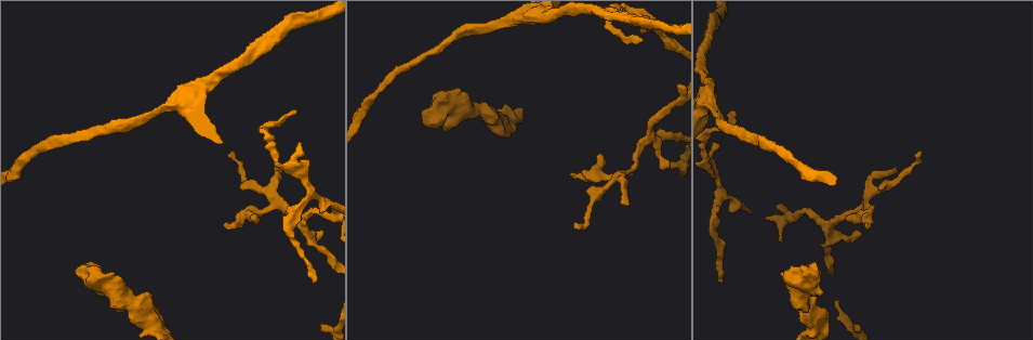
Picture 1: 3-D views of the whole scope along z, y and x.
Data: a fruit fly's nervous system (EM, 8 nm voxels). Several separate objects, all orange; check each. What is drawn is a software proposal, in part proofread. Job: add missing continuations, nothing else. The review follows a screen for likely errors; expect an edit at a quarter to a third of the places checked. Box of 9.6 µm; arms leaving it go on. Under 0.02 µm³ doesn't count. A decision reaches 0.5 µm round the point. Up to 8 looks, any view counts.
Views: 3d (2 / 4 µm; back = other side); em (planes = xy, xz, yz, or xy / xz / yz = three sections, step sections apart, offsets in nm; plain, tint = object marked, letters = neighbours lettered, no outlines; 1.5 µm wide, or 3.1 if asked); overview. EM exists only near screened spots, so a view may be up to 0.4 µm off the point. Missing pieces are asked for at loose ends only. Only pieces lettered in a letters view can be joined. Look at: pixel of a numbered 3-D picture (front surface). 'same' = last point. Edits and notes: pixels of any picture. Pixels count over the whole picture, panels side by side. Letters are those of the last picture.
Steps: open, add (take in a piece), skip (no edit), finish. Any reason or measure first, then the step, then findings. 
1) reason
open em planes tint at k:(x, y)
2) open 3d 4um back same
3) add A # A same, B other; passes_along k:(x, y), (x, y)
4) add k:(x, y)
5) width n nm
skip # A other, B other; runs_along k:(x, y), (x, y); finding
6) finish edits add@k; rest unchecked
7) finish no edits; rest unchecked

stops while still wide
open em planes letters at 1:(443, 130)

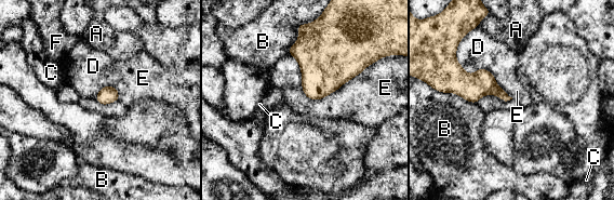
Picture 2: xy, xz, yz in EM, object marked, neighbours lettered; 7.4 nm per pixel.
skip # A other, B other, C other, D other, E other, F other; border 2:(371, 64), (323, 97), (303, 93); no lettered piece goes on from it

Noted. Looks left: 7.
tapers out
open 3d 4um at 1:(232, 152)

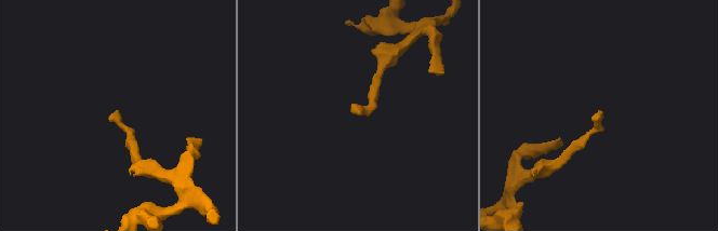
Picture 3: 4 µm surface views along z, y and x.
open em xz step 8 letters at 3:(602, 111)

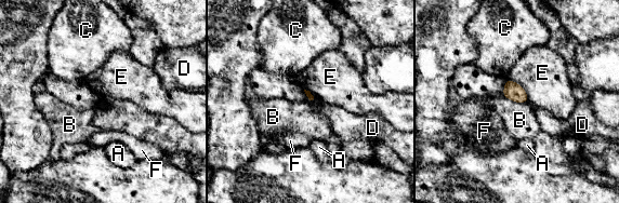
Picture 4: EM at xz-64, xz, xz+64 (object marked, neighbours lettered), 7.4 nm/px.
skip # A other, B other, C other, D other, E other, F other; border 4:(504, 96), (515, 102), (527, 103); no lettered piece goes on from it

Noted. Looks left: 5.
tapers out
open 3d 2um at 1:(732, 113)

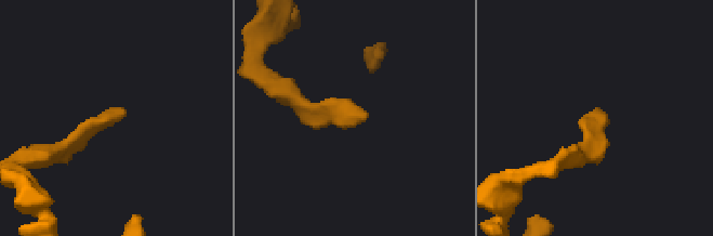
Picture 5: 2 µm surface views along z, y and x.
now the EM
open em planes letters at 5:(597, 113)

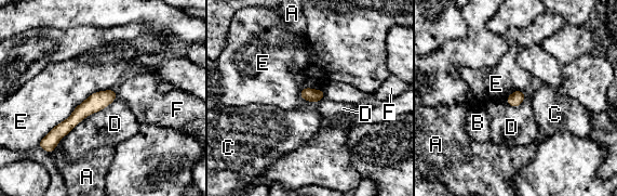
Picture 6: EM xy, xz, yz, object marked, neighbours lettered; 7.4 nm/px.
longest_contact E 650 nm
skip # A other, B other, C other, D other, E other, F other; runs_along 6:(113, 93), (83, 109), (53, 136); no lettered piece goes on from it

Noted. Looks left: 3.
finish no edits; rest unchecked

